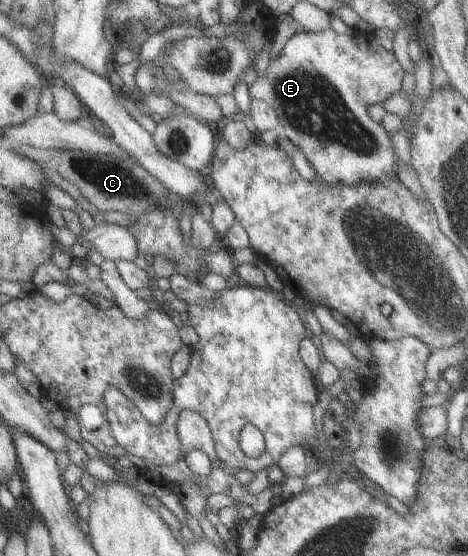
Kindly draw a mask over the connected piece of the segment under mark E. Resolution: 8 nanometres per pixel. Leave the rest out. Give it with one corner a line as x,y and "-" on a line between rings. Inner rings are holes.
330,29
320,32
302,30
295,34
292,33
291,37
283,44
279,54
277,54
274,59
271,58
271,60
268,61
265,74
257,76
248,90
249,98
263,100
263,102
267,102
267,104
271,106
271,110
273,110
275,116
277,116
279,122
279,133
301,150
301,154
305,156
307,162
311,165
318,180
329,185
351,186
351,184
359,184
359,182
374,182
385,178
385,176
394,176
395,166
393,166
393,164
395,164
396,158
393,154
393,148
391,148
391,142
389,142
389,136
385,134
386,131
380,124
373,122
373,120
369,118
367,106
372,106
373,104
381,105
390,94
397,93
400,90
403,75
403,68
399,66
392,52
384,50
378,45
371,33
352,31
350,34
336,34

